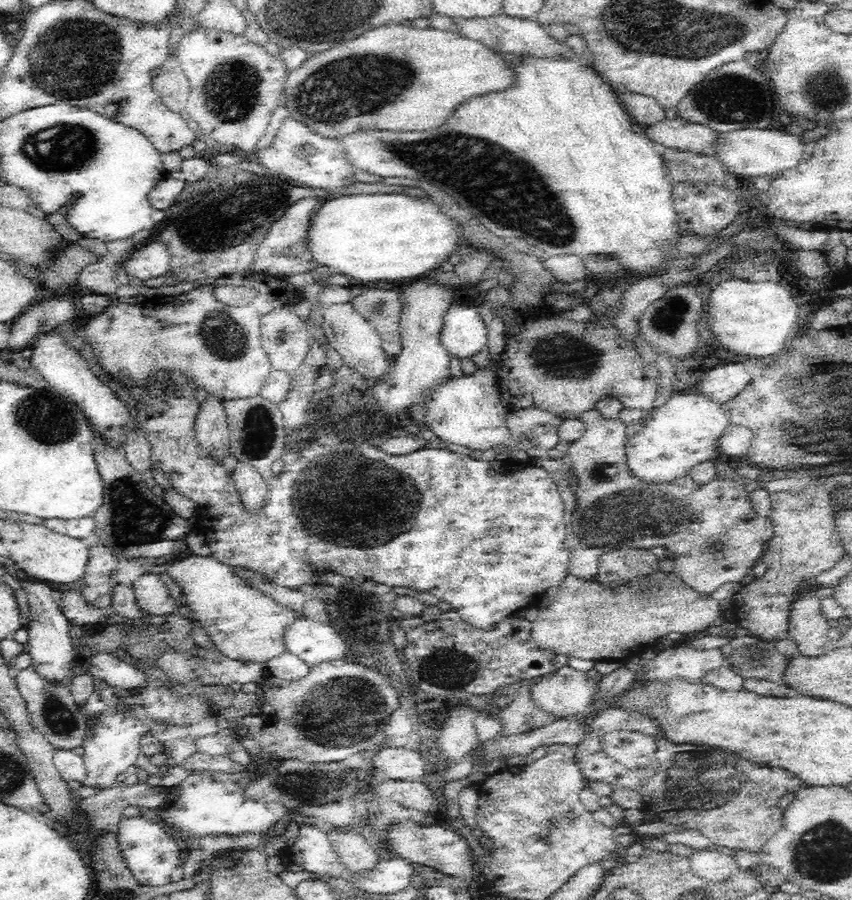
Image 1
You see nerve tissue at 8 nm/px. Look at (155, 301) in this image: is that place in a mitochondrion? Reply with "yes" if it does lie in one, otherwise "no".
no

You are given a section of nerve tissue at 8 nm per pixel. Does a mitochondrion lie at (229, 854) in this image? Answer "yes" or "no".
no

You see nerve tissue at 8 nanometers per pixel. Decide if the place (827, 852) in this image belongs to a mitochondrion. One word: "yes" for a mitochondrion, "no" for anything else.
yes

